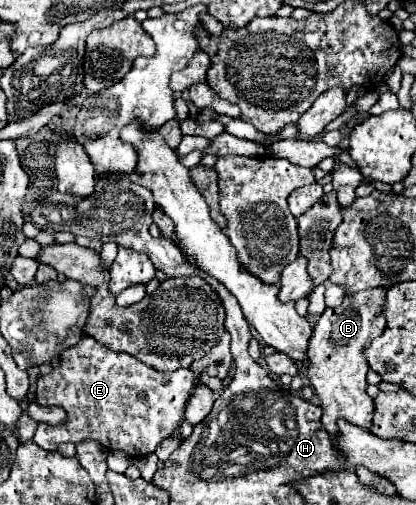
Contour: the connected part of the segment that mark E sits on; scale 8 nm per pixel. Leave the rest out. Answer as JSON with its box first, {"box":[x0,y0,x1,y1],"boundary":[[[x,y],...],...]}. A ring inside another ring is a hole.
{"box":[33,336,195,458],"boundary":[[[83,336],[75,346],[63,350],[61,362],[57,368],[53,368],[51,374],[39,376],[37,380],[37,404],[59,406],[65,410],[67,418],[59,426],[39,424],[33,442],[43,450],[57,450],[59,446],[57,438],[63,438],[63,442],[73,442],[73,444],[83,440],[97,440],[103,448],[125,452],[131,458],[147,456],[155,452],[159,442],[171,436],[175,426],[185,418],[183,414],[193,386],[195,386],[195,376],[189,368],[179,368],[175,372],[159,372],[129,354],[113,352],[103,344],[99,344],[97,340]]]}

